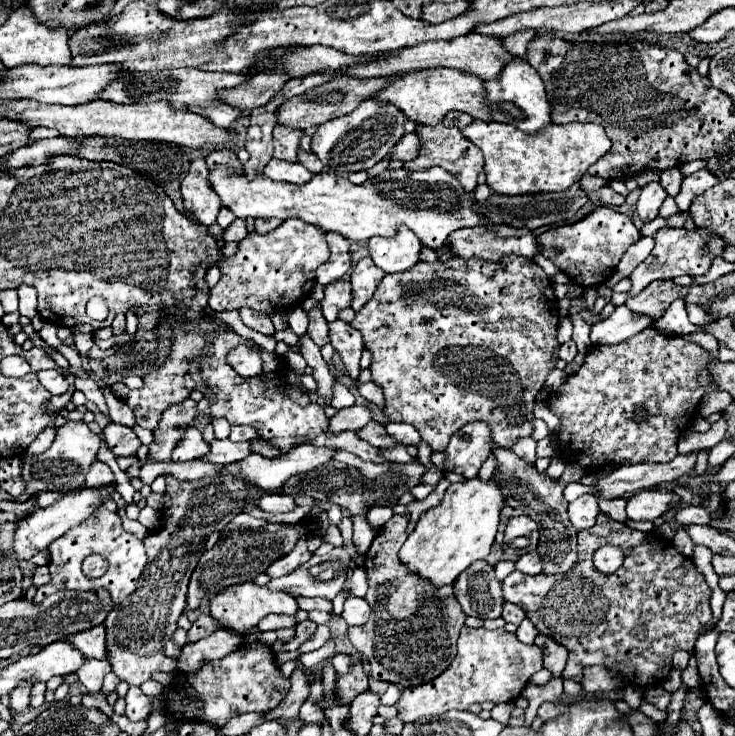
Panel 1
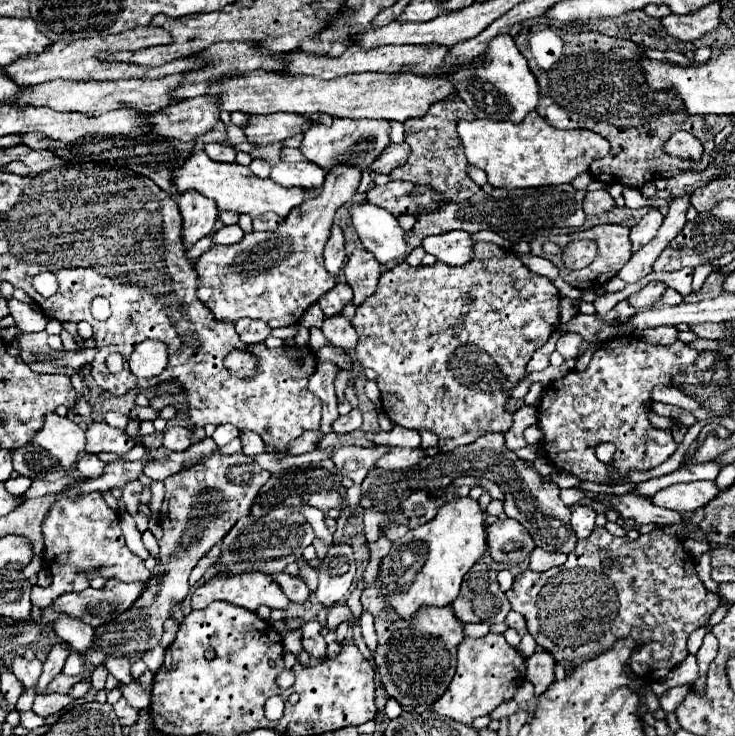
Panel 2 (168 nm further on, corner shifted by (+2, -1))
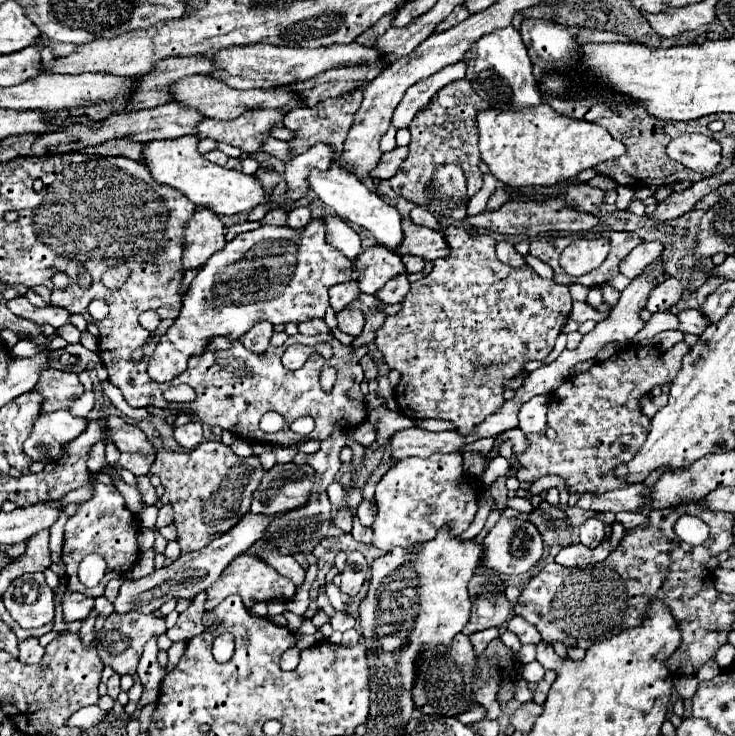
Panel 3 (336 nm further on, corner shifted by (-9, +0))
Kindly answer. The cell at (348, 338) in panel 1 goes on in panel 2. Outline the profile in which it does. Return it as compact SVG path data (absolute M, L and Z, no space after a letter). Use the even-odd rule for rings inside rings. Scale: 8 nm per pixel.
M342 315L324 319L322 333L326 335L326 339L328 339L330 345L340 347L344 351L352 351L356 347L356 343L358 343L358 335L356 335L354 327Z

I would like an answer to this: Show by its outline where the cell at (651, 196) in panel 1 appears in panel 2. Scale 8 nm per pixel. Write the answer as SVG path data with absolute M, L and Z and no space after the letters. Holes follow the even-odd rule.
M650 207L650 211L642 217L642 221L632 227L632 233L630 233L630 241L632 241L632 251L638 251L642 245L650 243L654 237L656 237L656 231L662 223L662 215L656 207Z

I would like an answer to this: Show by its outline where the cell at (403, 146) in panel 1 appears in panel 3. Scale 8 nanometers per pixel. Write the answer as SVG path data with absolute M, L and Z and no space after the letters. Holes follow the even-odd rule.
M395 148L395 150L381 156L379 166L375 166L375 170L371 170L369 176L379 178L379 180L387 180L399 170L399 166L405 158L407 158L407 148Z

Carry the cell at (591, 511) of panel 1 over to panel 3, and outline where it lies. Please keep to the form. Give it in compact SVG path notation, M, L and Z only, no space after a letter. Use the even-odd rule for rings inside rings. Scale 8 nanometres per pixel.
M589 518L583 522L583 526L579 528L579 540L581 544L585 544L587 548L597 548L603 542L605 536L605 526L601 520L597 518Z

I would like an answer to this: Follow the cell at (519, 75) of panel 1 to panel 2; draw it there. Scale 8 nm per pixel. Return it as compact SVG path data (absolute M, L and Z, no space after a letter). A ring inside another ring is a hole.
M510 35L494 37L486 53L476 59L476 67L452 75L452 83L476 119L520 123L532 109L538 107L540 91L536 87L536 77Z

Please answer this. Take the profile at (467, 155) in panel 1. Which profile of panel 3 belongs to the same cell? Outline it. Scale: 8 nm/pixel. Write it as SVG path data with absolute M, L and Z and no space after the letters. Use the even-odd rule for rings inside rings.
M457 80L447 84L445 88L441 88L431 104L423 110L419 110L419 114L413 118L409 132L411 132L411 142L409 142L409 156L403 160L403 166L399 166L397 174L389 180L393 192L397 196L403 196L405 200L415 202L417 206L423 206L431 212L439 212L443 216L455 218L455 220L463 220L467 216L467 204L459 204L459 206L451 206L451 210L443 210L439 202L435 202L433 198L427 196L427 184L431 180L431 174L441 166L441 164L457 164L463 168L465 176L467 176L467 194L469 198L475 196L481 190L483 184L483 174L479 172L479 148L477 148L477 122L475 116L479 110L489 108L487 102L483 102L483 98L479 98L471 86L471 82L467 80Z

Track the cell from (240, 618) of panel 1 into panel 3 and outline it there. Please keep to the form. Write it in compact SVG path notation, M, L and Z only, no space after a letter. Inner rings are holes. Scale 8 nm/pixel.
M241 554L239 558L235 558L219 576L219 580L207 590L207 602L205 608L215 608L221 600L225 600L231 594L241 596L243 606L253 608L257 602L271 602L271 600L279 600L279 602L287 602L295 596L295 584L289 578L283 578L279 572L275 572L271 566L267 566L263 560L259 560L257 556L251 554Z

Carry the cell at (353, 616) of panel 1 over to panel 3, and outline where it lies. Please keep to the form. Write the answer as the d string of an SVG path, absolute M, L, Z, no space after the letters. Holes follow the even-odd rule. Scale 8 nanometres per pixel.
M335 612L335 616L329 622L331 622L333 630L339 630L339 632L345 632L345 630L355 626L355 618L347 612Z

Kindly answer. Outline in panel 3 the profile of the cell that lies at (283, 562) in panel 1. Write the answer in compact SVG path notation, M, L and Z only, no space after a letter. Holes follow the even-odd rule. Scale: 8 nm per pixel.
M329 582L329 584L325 586L325 592L327 592L327 596L329 596L329 600L331 600L331 604L333 604L333 608L335 608L335 610L347 612L347 604L345 604L345 598L343 598L341 590L339 590L339 588L337 588L333 582Z

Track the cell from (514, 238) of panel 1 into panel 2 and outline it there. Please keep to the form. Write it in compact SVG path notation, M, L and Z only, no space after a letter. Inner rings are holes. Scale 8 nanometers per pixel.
M448 231L422 241L422 249L446 265L464 265L472 259L474 239L466 231Z

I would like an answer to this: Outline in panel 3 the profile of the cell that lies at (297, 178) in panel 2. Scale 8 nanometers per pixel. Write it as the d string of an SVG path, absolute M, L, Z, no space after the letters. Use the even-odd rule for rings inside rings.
M331 166L329 170L321 172L321 170L313 170L311 176L309 176L309 184L311 184L311 190L327 204L331 206L343 220L351 222L351 224L357 224L365 230L369 230L375 240L387 248L397 248L403 240L403 230L401 230L401 214L385 204L375 192L367 190L367 186L355 178L353 174L349 174L347 170L341 170L341 168L335 168Z

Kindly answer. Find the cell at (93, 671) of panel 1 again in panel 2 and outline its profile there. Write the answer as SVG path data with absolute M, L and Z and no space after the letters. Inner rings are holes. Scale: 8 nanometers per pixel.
M98 665L98 667L94 667L92 669L92 673L90 673L90 681L92 681L92 687L98 691L98 689L102 689L104 687L104 681L106 681L106 677L108 677L108 669L104 667L104 665Z

